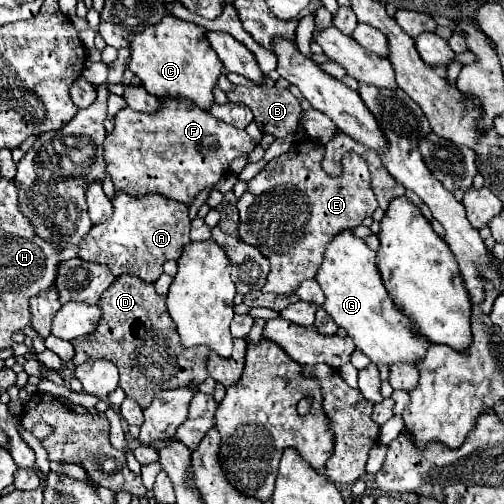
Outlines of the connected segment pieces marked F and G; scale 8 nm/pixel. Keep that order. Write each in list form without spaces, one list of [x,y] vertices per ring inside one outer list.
[[[161,99],[161,109],[155,115],[143,115],[133,111],[131,107],[121,109],[115,115],[115,129],[107,135],[103,149],[107,159],[107,173],[111,175],[111,181],[119,191],[125,191],[131,197],[159,193],[163,197],[189,205],[201,189],[225,177],[225,171],[229,171],[229,163],[235,157],[251,153],[255,145],[257,143],[245,131],[215,119],[211,113],[195,107],[195,103],[187,103],[187,99],[183,99],[183,103],[163,103]]]
[[[339,233],[333,243],[327,245],[325,259],[315,275],[315,281],[325,293],[323,309],[333,317],[337,327],[347,329],[357,349],[361,349],[375,365],[417,365],[431,347],[431,341],[411,327],[409,317],[389,297],[377,267],[377,253],[353,233]]]

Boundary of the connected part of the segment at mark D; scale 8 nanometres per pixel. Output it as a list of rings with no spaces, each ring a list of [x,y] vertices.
[[[133,275],[117,277],[115,283],[101,295],[99,303],[103,317],[99,327],[87,335],[73,339],[75,347],[73,365],[81,365],[95,359],[113,361],[119,369],[119,387],[127,397],[137,399],[141,407],[147,407],[153,397],[163,389],[179,389],[203,383],[207,375],[207,347],[185,349],[175,335],[175,323],[167,315],[165,297],[157,295],[151,283],[133,279]]]

